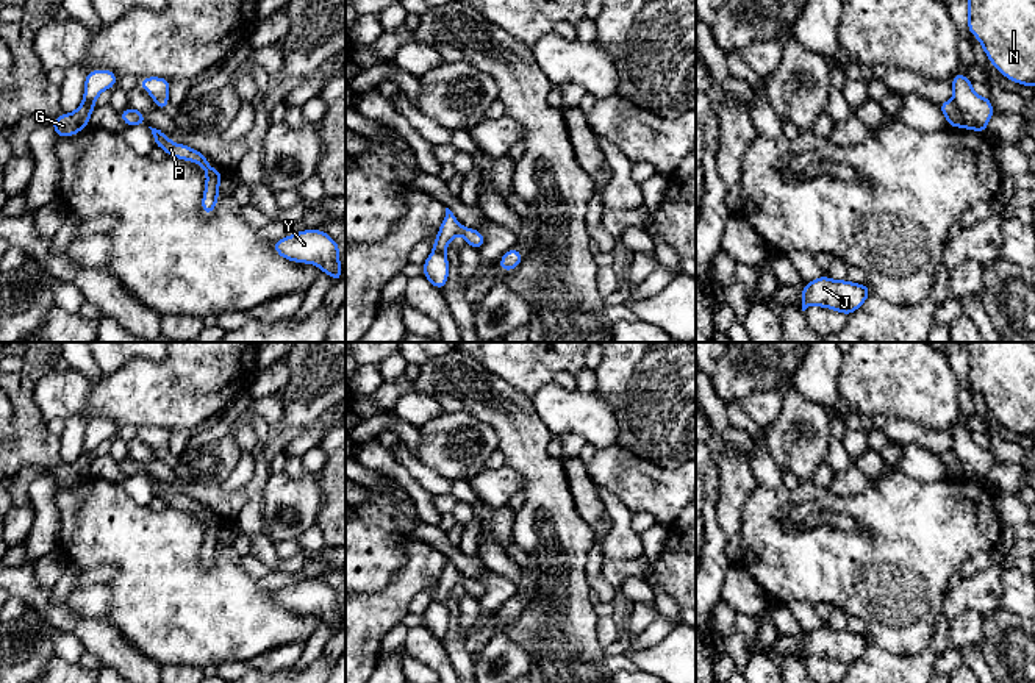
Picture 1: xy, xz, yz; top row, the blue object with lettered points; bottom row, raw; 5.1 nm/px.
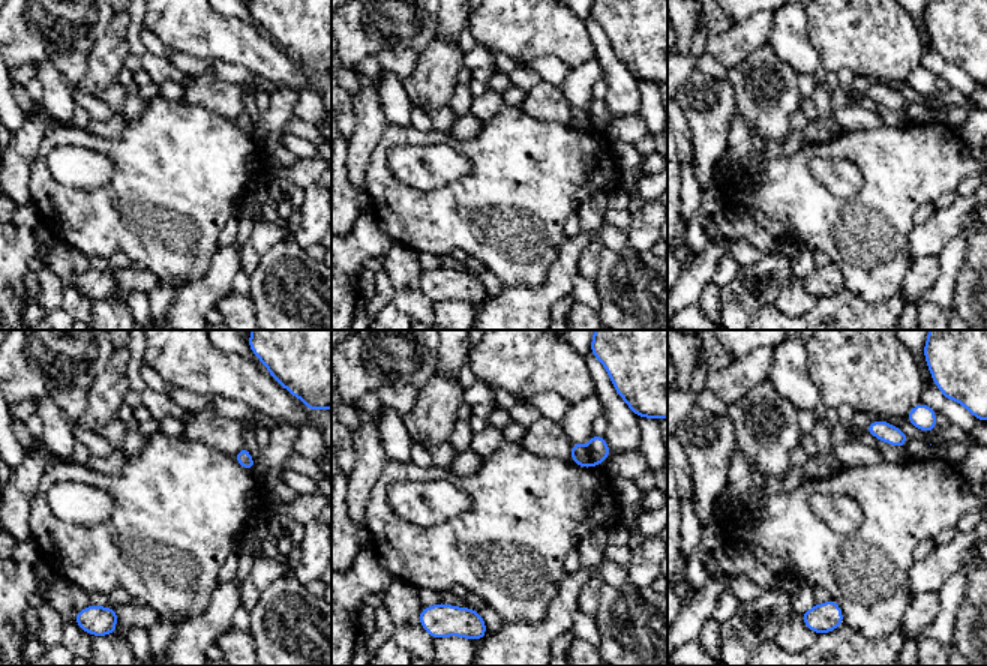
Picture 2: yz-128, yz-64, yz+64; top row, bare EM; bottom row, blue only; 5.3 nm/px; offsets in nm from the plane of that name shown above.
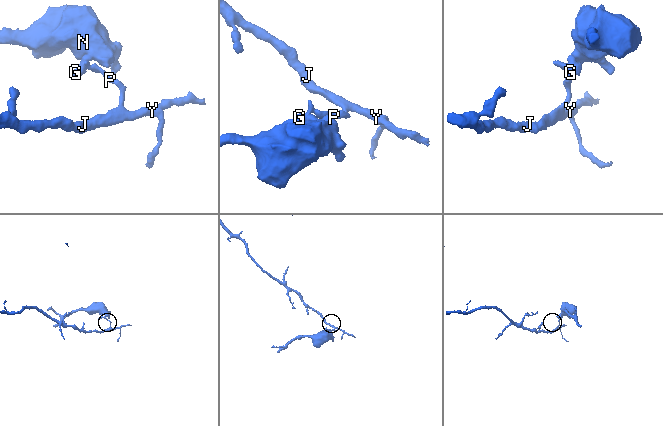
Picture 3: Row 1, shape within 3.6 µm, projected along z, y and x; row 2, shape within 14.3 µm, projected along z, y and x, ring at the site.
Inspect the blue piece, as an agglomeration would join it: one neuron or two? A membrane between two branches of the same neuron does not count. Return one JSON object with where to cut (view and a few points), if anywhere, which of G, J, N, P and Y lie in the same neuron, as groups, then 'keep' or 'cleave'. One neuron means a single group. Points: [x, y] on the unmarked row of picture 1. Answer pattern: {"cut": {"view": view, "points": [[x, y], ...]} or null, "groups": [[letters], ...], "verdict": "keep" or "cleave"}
{"cut": {"view": "yz", "points": [[952, 450], [960, 466], [960, 475]]}, "groups": [["G", "J", "P", "Y"], ["N"]], "verdict": "cleave"}

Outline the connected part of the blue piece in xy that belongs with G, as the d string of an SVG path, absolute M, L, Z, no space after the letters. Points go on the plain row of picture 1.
M95 453L83 455L70 464L61 464L50 474L55 478L58 488L67 488L77 483L81 483L84 477L89 475L91 463L94 461Z

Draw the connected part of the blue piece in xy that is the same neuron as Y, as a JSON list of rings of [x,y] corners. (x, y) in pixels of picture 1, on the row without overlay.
[[[303,580],[272,594],[281,608],[319,616],[324,624],[335,628],[335,633],[342,630],[339,595],[327,583],[321,580]]]

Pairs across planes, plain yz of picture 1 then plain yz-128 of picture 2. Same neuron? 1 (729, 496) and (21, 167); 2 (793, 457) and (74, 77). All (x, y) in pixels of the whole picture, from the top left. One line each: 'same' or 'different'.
1: same
2: different

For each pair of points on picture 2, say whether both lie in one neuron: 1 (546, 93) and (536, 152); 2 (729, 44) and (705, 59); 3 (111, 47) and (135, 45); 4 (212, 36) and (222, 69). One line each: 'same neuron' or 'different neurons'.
1: different neurons
2: different neurons
3: different neurons
4: different neurons

